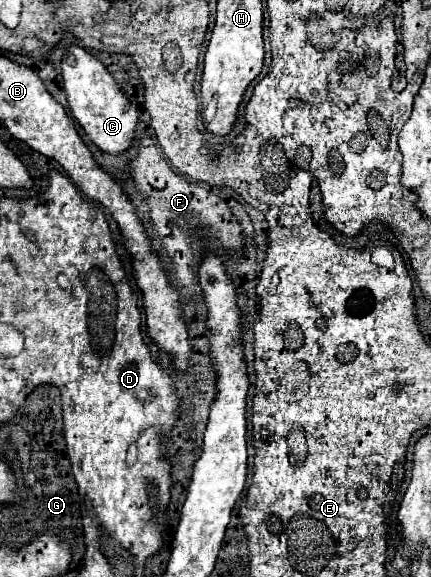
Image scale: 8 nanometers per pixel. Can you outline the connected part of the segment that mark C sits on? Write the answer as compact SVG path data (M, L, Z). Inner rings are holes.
M71 44L61 60L61 76L63 76L63 86L65 86L71 114L89 134L93 144L111 154L119 154L127 150L133 140L139 112L131 104L131 100L121 92L121 88L107 72L107 68L85 48Z

